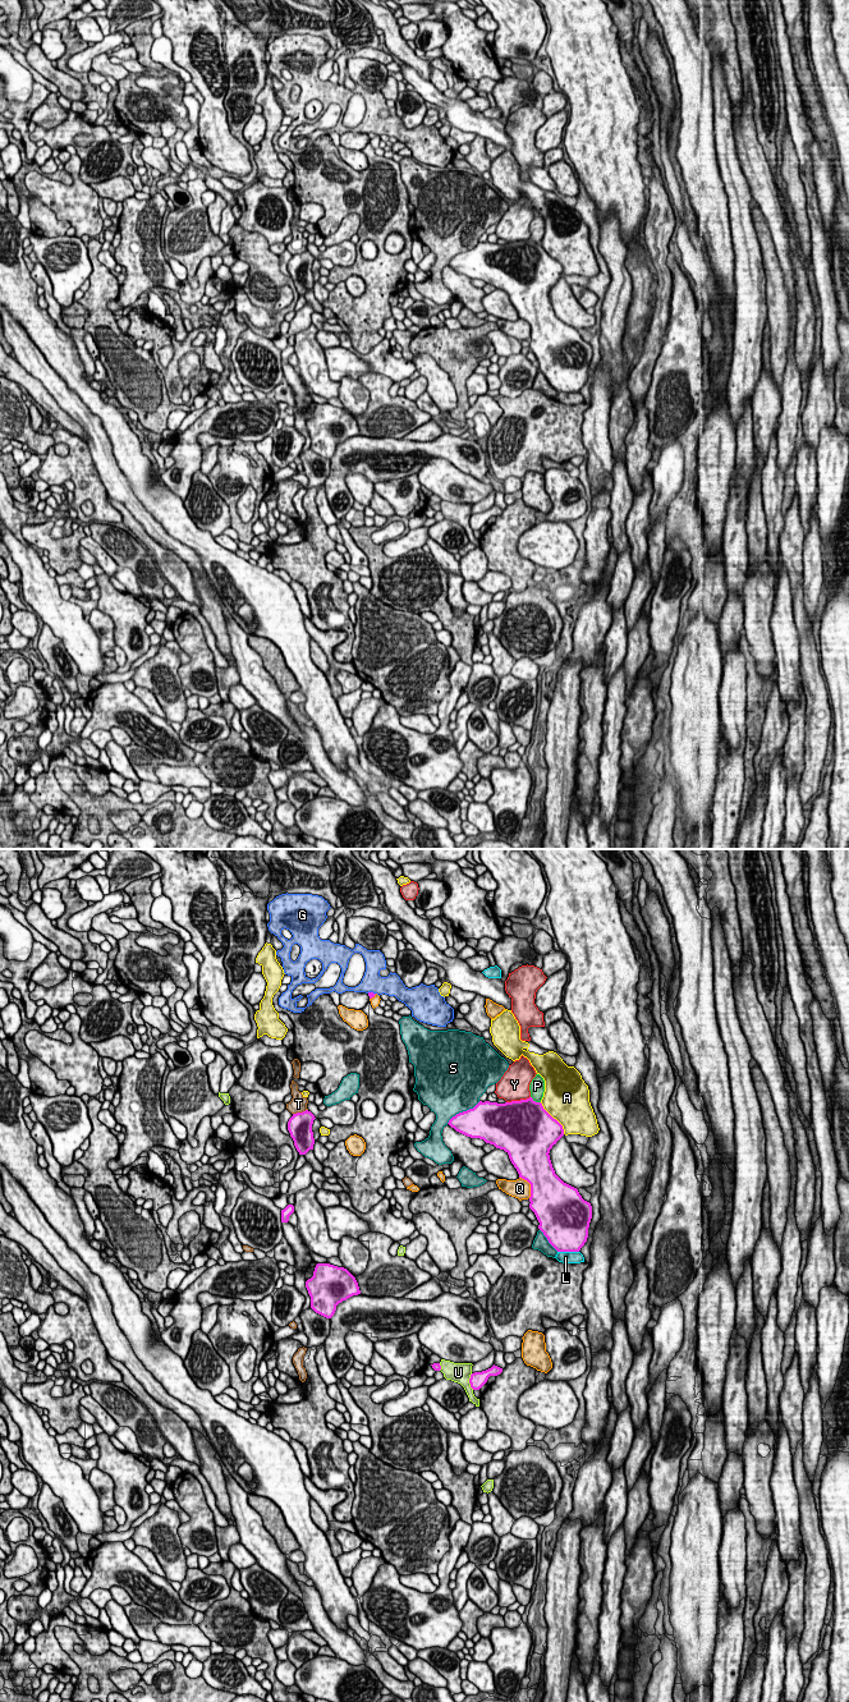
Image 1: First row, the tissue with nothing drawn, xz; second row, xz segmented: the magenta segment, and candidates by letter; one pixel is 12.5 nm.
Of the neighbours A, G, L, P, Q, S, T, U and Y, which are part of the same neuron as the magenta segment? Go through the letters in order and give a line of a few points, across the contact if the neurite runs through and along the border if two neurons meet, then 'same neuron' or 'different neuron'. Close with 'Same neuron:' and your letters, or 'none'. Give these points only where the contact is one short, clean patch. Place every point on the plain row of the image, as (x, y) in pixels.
A: different neuron
G: different neuron
L: different neuron
P: different neuron
Q: different neuron
S: different neuron
T: different neuron
U: different neuron
Y: different neuron
Same neuron: none

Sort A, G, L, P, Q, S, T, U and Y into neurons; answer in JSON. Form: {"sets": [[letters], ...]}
{"sets": [["A"], ["G"], ["L", "S"], ["P"], ["Q"], ["T"], ["U"], ["Y"]]}

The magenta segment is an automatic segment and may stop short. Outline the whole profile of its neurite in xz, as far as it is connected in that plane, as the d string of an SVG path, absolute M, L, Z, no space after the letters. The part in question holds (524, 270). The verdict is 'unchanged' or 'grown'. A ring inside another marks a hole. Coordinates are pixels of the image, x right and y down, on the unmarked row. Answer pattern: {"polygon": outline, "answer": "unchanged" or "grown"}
{"polygon": "M532 238L505 244L479 242L448 265L504 290L519 318L531 325L529 349L549 384L557 393L580 391L588 379L592 347L555 315L549 294L564 270L541 243Z", "answer": "unchanged"}

